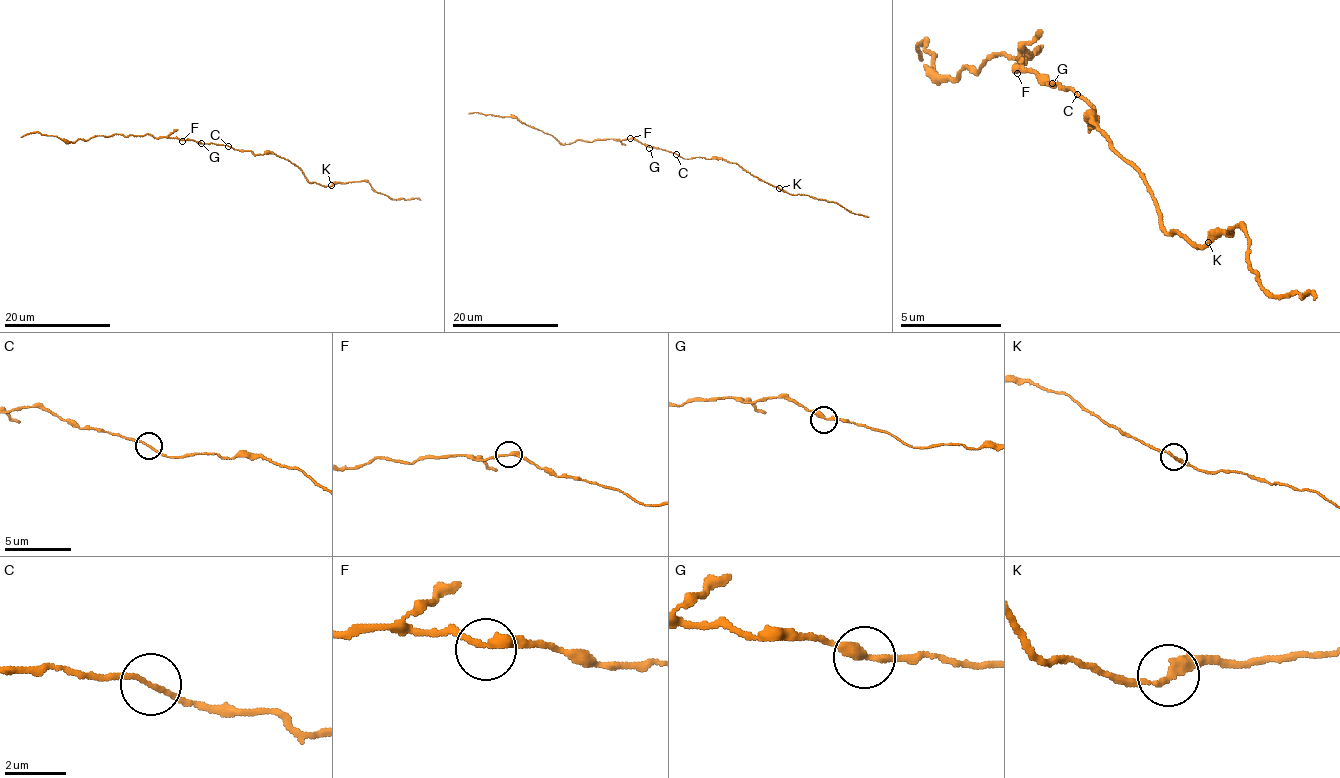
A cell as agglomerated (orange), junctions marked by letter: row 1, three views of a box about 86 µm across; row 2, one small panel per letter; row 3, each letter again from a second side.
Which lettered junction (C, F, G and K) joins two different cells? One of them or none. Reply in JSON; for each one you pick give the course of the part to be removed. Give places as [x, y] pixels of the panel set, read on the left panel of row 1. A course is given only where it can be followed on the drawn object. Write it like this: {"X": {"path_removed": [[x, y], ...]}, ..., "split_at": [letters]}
{"split_at": []}

